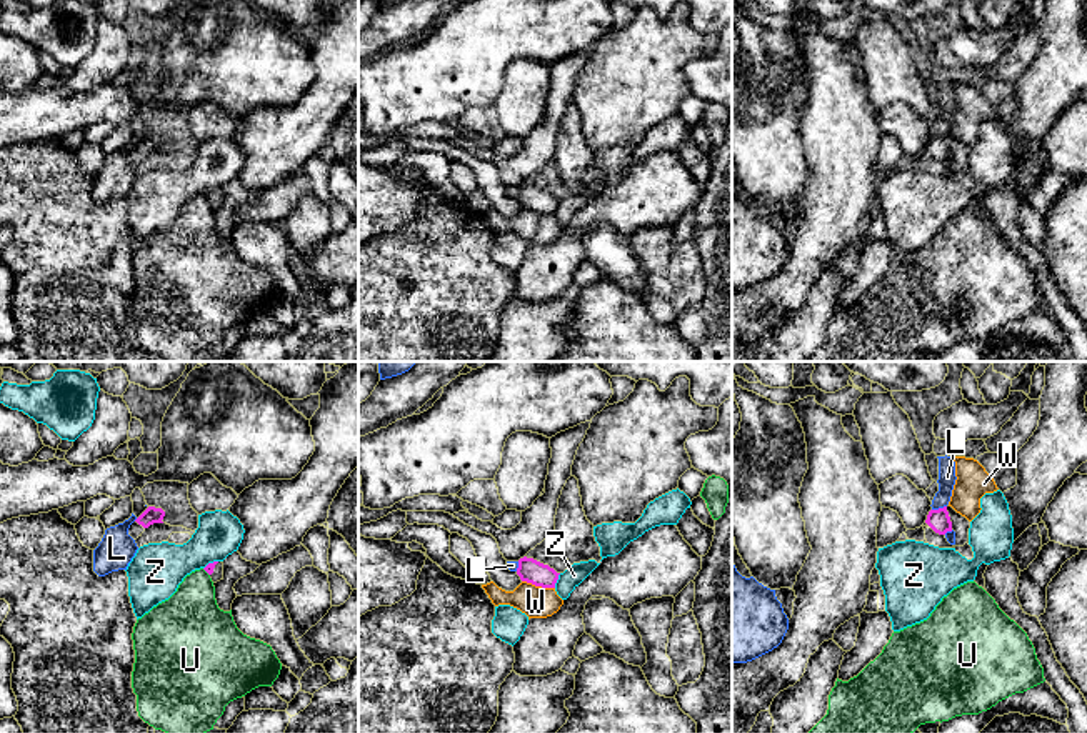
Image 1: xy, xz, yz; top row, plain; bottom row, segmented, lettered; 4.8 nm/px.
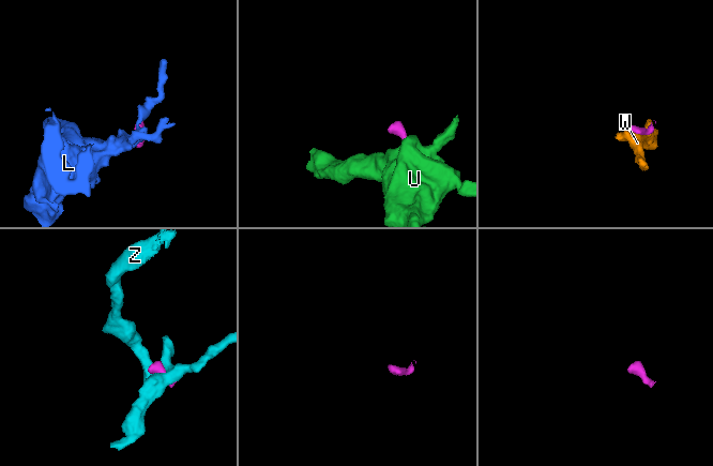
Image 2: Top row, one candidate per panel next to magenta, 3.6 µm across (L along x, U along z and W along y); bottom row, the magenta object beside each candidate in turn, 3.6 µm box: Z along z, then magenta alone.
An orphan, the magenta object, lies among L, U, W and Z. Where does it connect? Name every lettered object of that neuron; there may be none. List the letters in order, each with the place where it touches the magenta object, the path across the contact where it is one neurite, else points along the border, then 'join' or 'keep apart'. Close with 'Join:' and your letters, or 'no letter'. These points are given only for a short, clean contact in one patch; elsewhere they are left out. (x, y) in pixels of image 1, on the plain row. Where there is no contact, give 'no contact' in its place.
L: meets magenta in yz at (939, 135); border along yz (946, 132), (932, 137); keep apart
U: meets magenta in xy at (205, 197); border along xy (202, 195), (209, 202); keep apart
W: meets magenta in xz at (539, 212); border along xz (522, 207), (554, 215); keep apart
Z: meets magenta in xz at (557, 205); border along xz (561, 200), (554, 214); keep apart
Join: no letter

